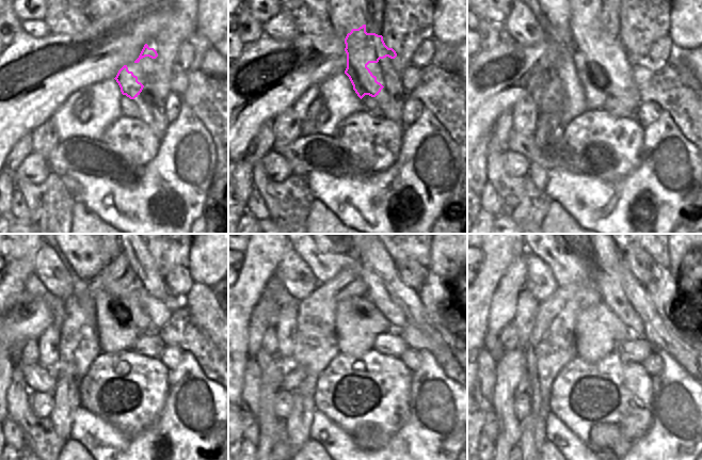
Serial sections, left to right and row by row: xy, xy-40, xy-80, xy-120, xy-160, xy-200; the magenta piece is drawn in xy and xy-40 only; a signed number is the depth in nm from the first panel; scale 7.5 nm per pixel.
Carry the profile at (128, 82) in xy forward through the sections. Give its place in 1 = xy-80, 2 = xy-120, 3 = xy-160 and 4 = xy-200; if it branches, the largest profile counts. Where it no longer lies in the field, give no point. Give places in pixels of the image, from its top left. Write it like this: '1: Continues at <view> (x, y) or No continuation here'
1: Continues at xy-80 (602, 48)
2: Continues at xy-120 (117, 328)
3: Continues at xy-160 (356, 328)
4: Continues at xy-200 (597, 332).

